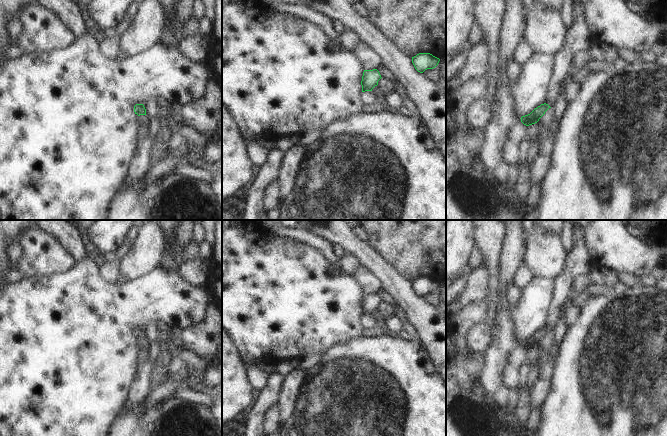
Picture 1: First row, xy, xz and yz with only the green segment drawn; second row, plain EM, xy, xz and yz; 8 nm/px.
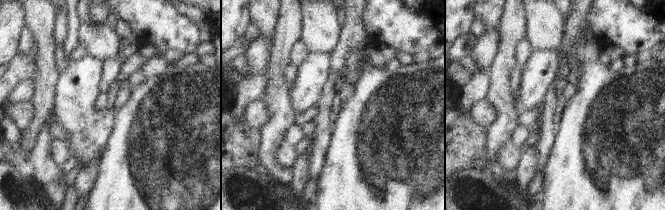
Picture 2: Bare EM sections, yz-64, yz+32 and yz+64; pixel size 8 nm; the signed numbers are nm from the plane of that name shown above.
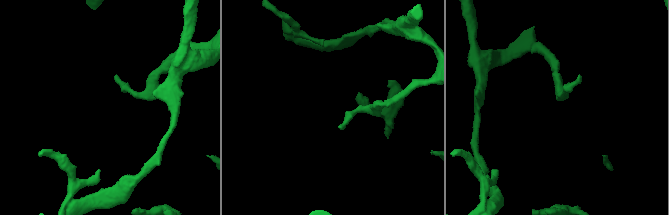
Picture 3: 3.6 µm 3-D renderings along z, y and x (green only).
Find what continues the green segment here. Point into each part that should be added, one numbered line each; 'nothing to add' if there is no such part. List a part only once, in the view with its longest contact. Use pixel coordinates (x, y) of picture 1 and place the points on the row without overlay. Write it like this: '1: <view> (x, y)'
nothing to add

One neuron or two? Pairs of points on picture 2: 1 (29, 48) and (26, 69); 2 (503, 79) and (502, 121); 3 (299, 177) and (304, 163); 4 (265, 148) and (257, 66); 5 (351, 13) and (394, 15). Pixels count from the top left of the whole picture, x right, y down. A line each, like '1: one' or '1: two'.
1: two
2: one
3: one
4: two
5: two

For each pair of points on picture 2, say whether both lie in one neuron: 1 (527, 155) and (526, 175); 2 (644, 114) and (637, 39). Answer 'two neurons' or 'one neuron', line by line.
1: one neuron
2: two neurons

